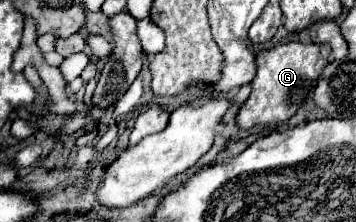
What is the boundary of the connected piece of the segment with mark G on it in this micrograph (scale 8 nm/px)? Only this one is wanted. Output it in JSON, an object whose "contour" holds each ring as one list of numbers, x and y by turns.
{"contour":[[288,42,270,50,262,50,256,56,256,78,252,80,250,98,242,104,236,116,238,130,250,130,260,124,278,124,292,118,296,110,312,98,316,80,328,64,328,56,328,46,302,42]]}

